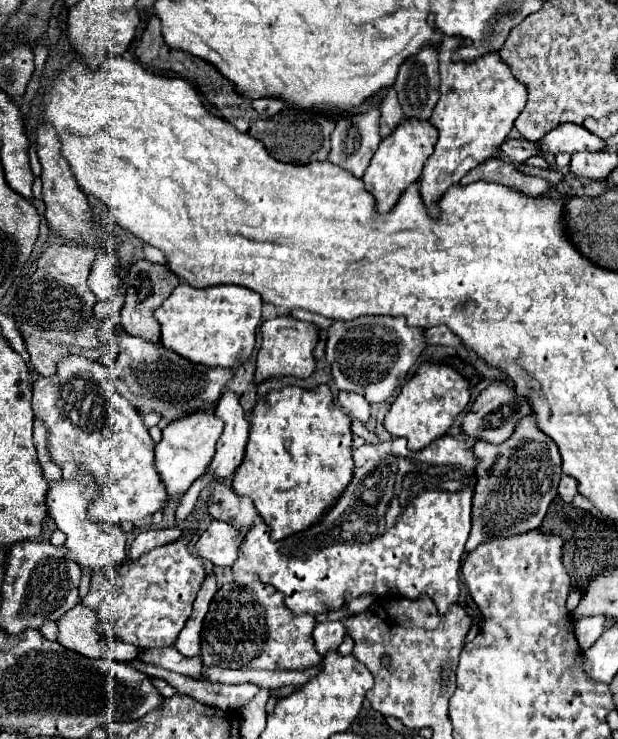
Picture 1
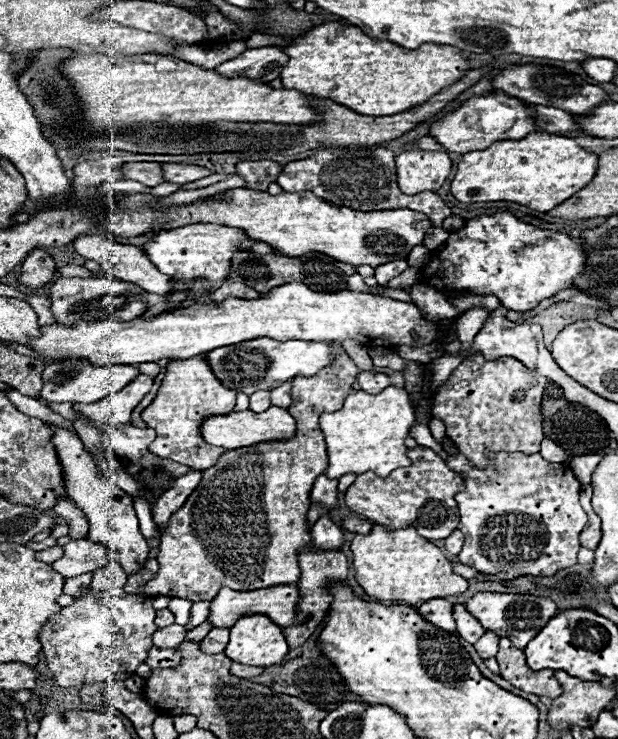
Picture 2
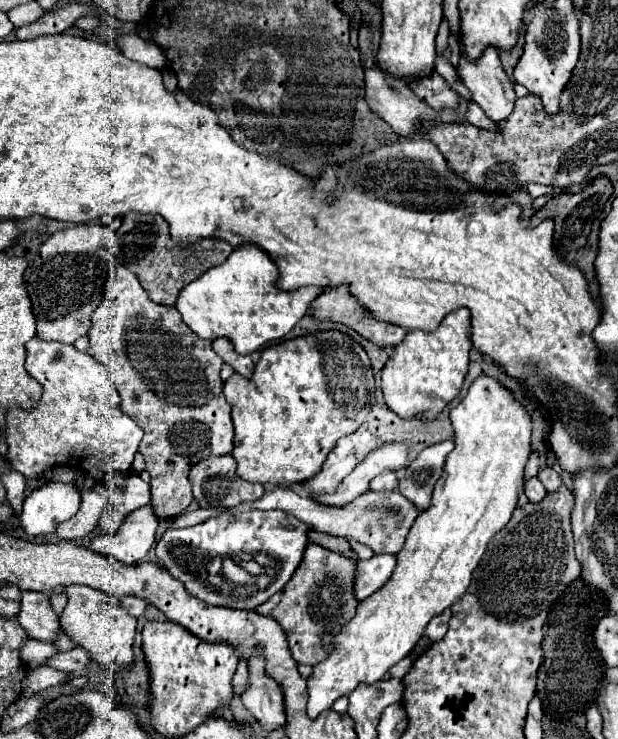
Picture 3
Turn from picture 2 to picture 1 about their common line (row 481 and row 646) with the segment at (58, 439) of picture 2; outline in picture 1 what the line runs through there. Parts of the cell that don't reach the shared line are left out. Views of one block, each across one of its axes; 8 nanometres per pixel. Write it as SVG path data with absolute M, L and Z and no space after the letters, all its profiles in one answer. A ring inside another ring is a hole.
M76 604L56 624L58 624L58 642L64 648L80 652L82 656L88 656L88 658L102 658L106 654L106 650L108 650L108 646L106 646L107 639L104 637L104 632L102 632L102 622L96 618L96 612L88 610L82 604Z

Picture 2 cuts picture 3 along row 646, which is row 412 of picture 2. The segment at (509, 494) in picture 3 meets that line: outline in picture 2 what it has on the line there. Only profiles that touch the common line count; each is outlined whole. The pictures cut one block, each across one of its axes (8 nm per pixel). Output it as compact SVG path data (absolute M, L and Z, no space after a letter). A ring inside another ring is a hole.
M388 386L380 394L366 394L358 390L344 400L342 410L328 412L320 416L320 428L326 434L330 464L326 468L328 478L340 478L344 474L364 474L374 472L380 478L388 478L396 468L406 468L410 460L406 458L404 440L410 436L410 426L414 424L414 408L406 390Z

